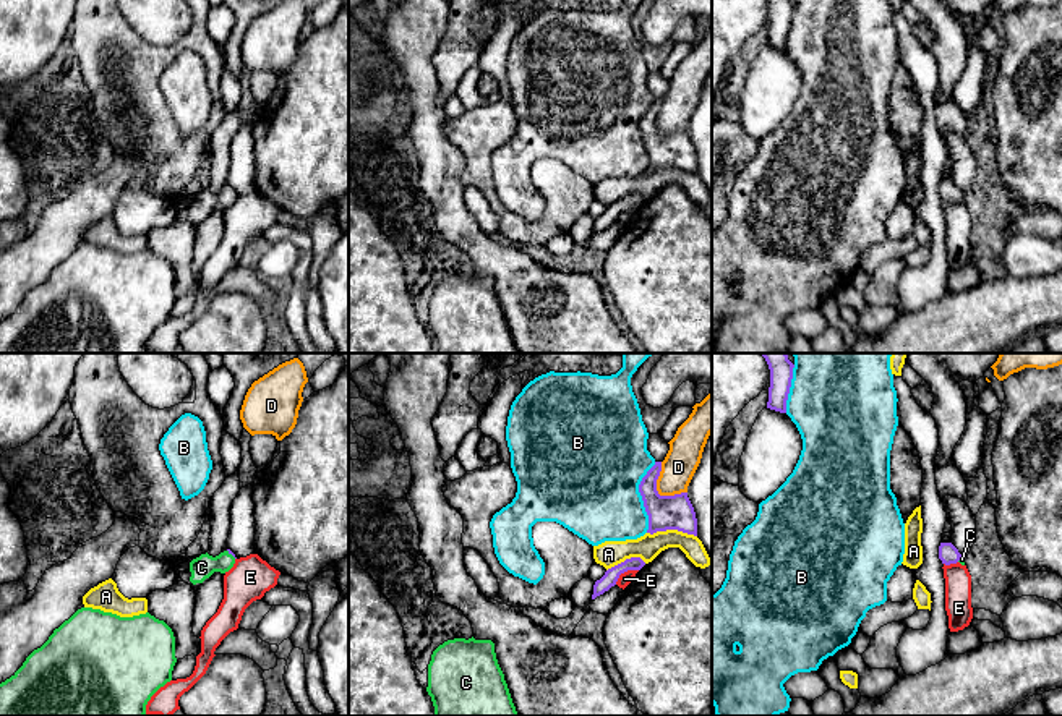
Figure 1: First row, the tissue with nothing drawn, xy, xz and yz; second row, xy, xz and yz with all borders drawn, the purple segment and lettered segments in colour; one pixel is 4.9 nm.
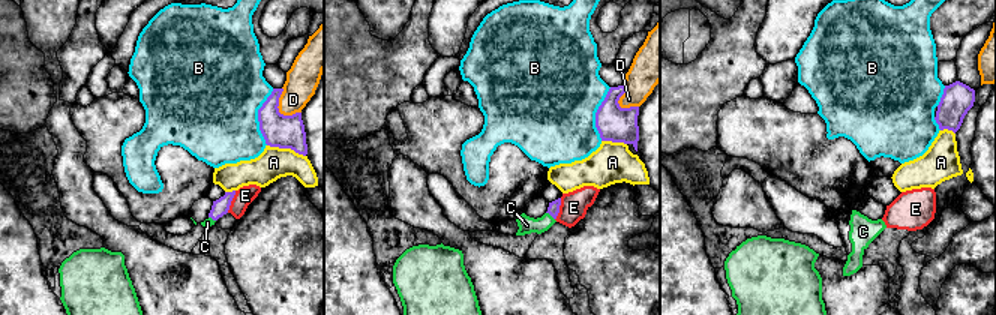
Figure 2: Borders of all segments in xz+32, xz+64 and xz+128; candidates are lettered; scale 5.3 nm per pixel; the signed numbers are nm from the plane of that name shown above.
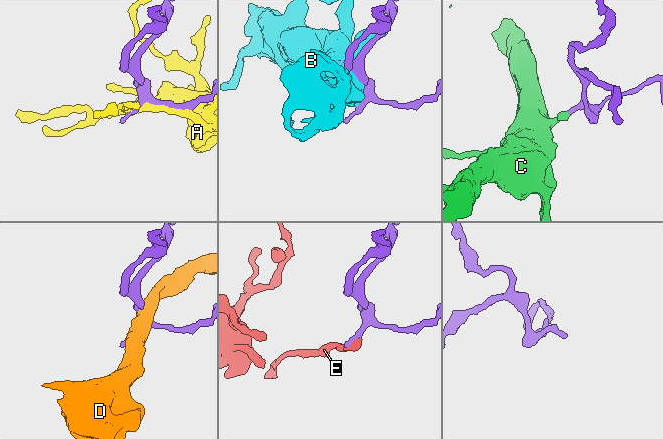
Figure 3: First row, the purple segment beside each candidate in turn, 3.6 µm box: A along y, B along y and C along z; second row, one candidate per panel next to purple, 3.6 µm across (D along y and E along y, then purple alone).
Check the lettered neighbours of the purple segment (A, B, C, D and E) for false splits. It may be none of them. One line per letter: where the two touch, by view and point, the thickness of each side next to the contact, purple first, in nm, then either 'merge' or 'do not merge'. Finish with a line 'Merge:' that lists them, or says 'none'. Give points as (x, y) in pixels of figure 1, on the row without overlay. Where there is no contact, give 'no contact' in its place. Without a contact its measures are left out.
A: meets purple in xz at (672, 166); 180 nm thick on the purple side, 120 nm on the other; do not merge
B: meets purple in xz at (642, 135); 180 nm thick on the purple side, 440 nm on the other; do not merge
C: meets purple in xy at (232, 191); 20 nm thick on the purple side, 120 nm on the other; merge
D: meets purple in xz at (657, 128); 180 nm thick on the purple side, 170 nm on the other; do not merge
E: meets purple in xz at (625, 208); 70 nm thick on the purple side, 70 nm on the other; do not merge
Merge: C

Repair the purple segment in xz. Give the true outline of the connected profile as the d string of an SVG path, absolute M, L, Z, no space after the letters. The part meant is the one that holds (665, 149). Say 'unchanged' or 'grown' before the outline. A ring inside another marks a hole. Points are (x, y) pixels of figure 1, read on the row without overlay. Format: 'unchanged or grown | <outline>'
unchanged | M655 99L639 121L639 130L649 152L647 170L678 167L697 173L697 156L687 130L660 133L657 128L660 109L662 99Z

